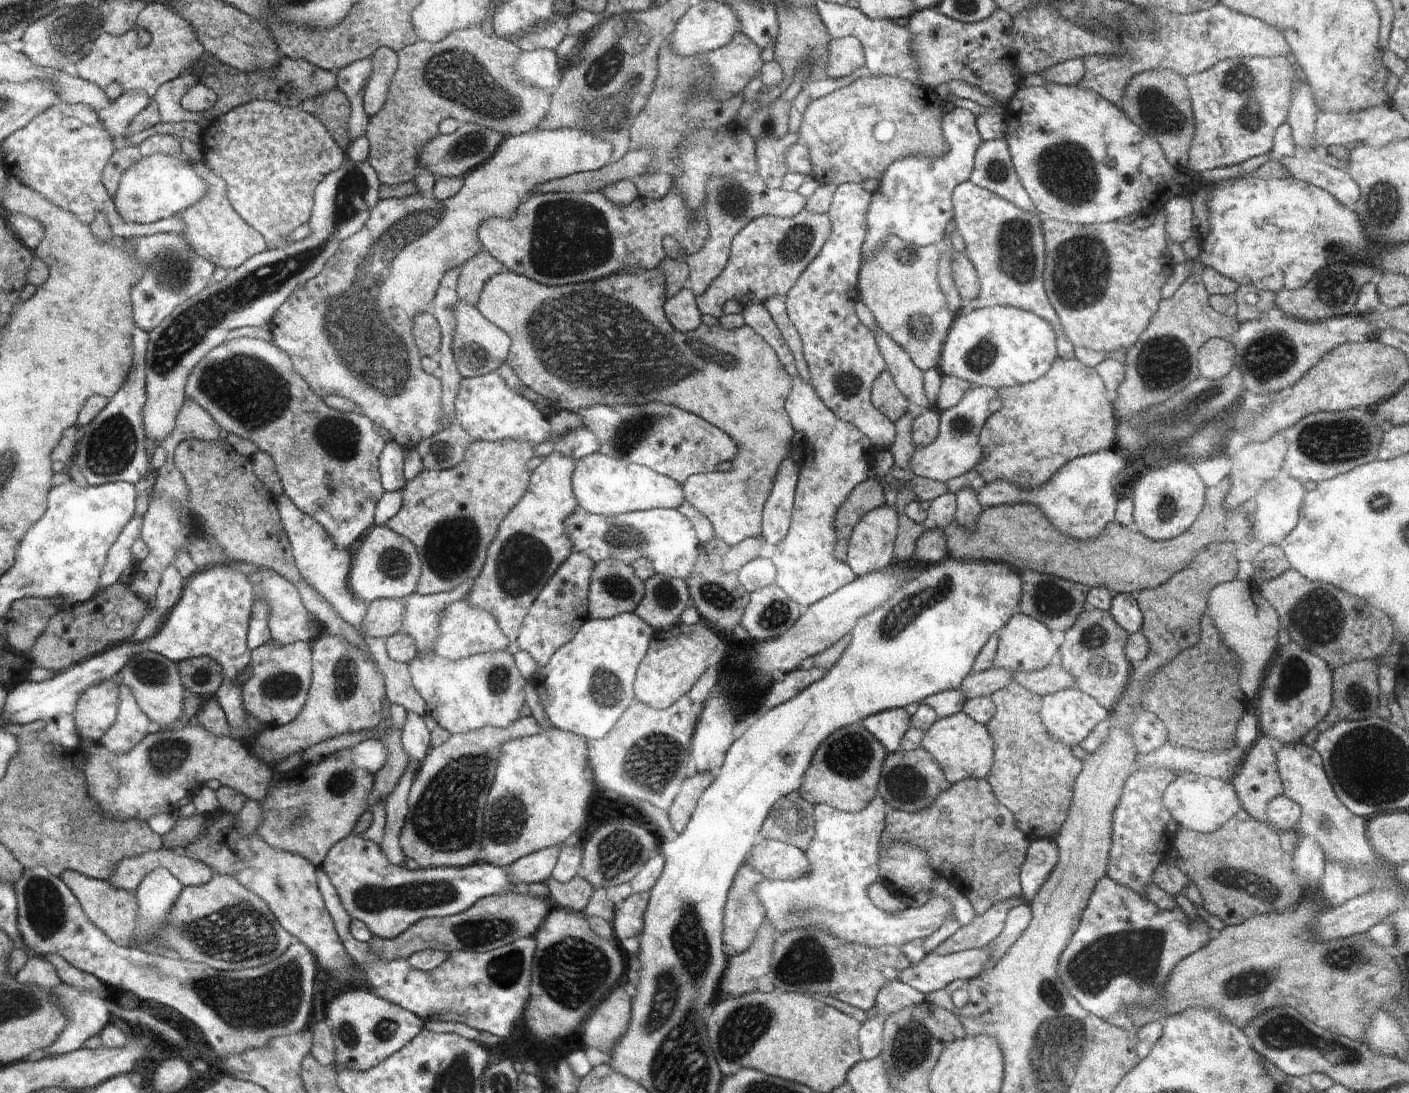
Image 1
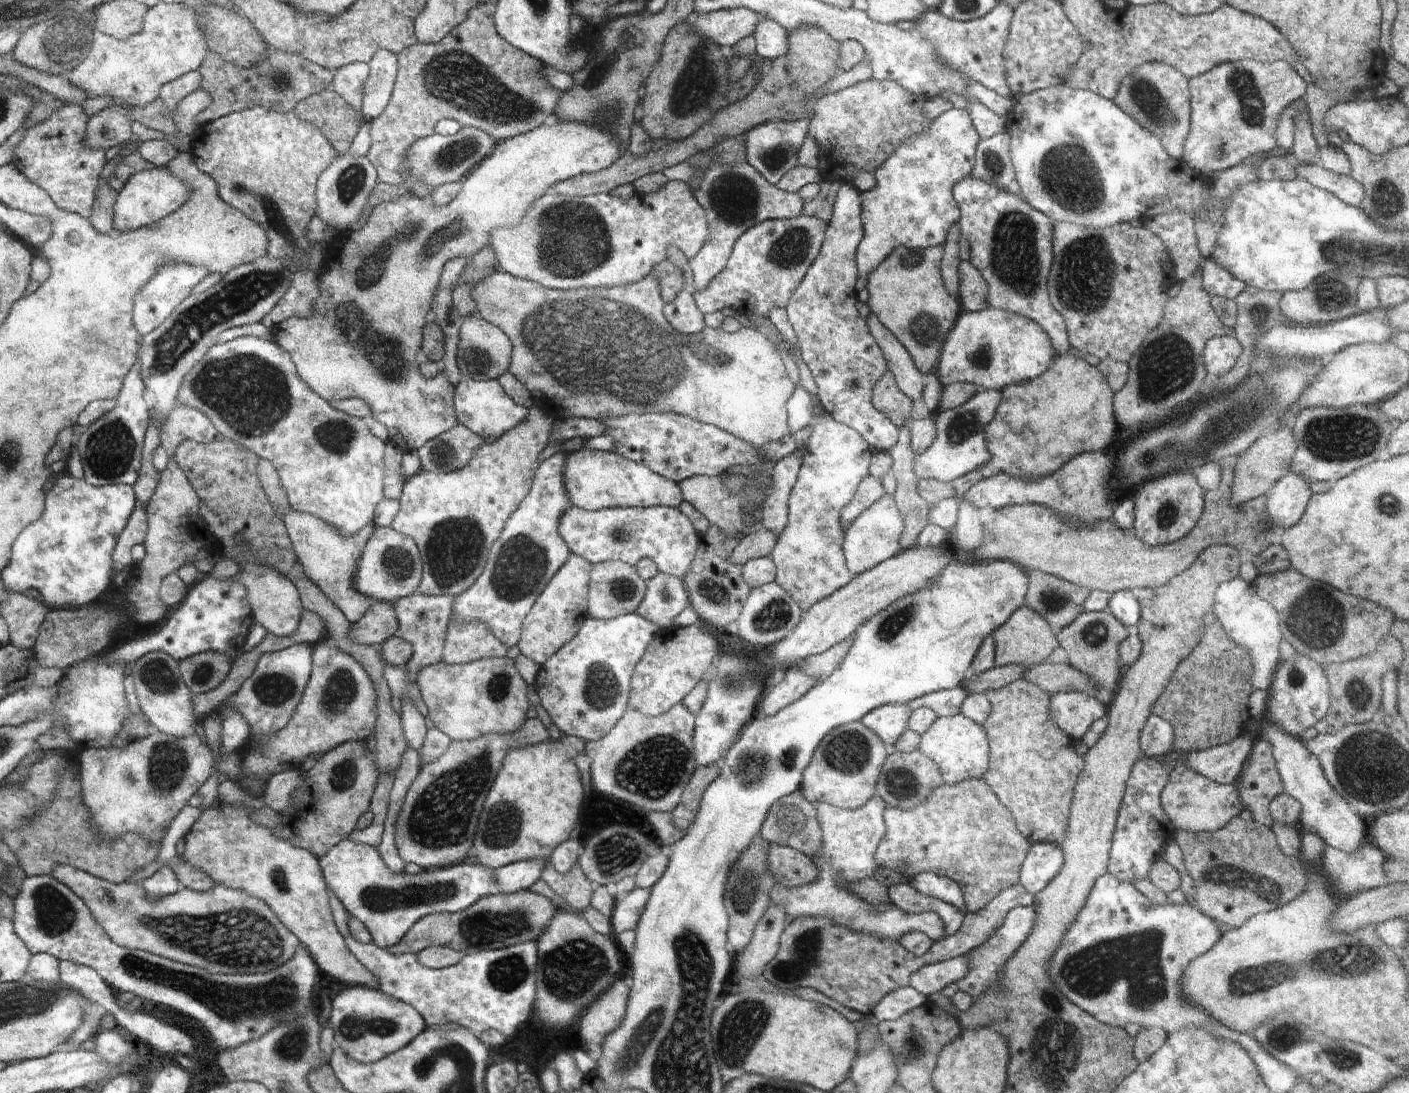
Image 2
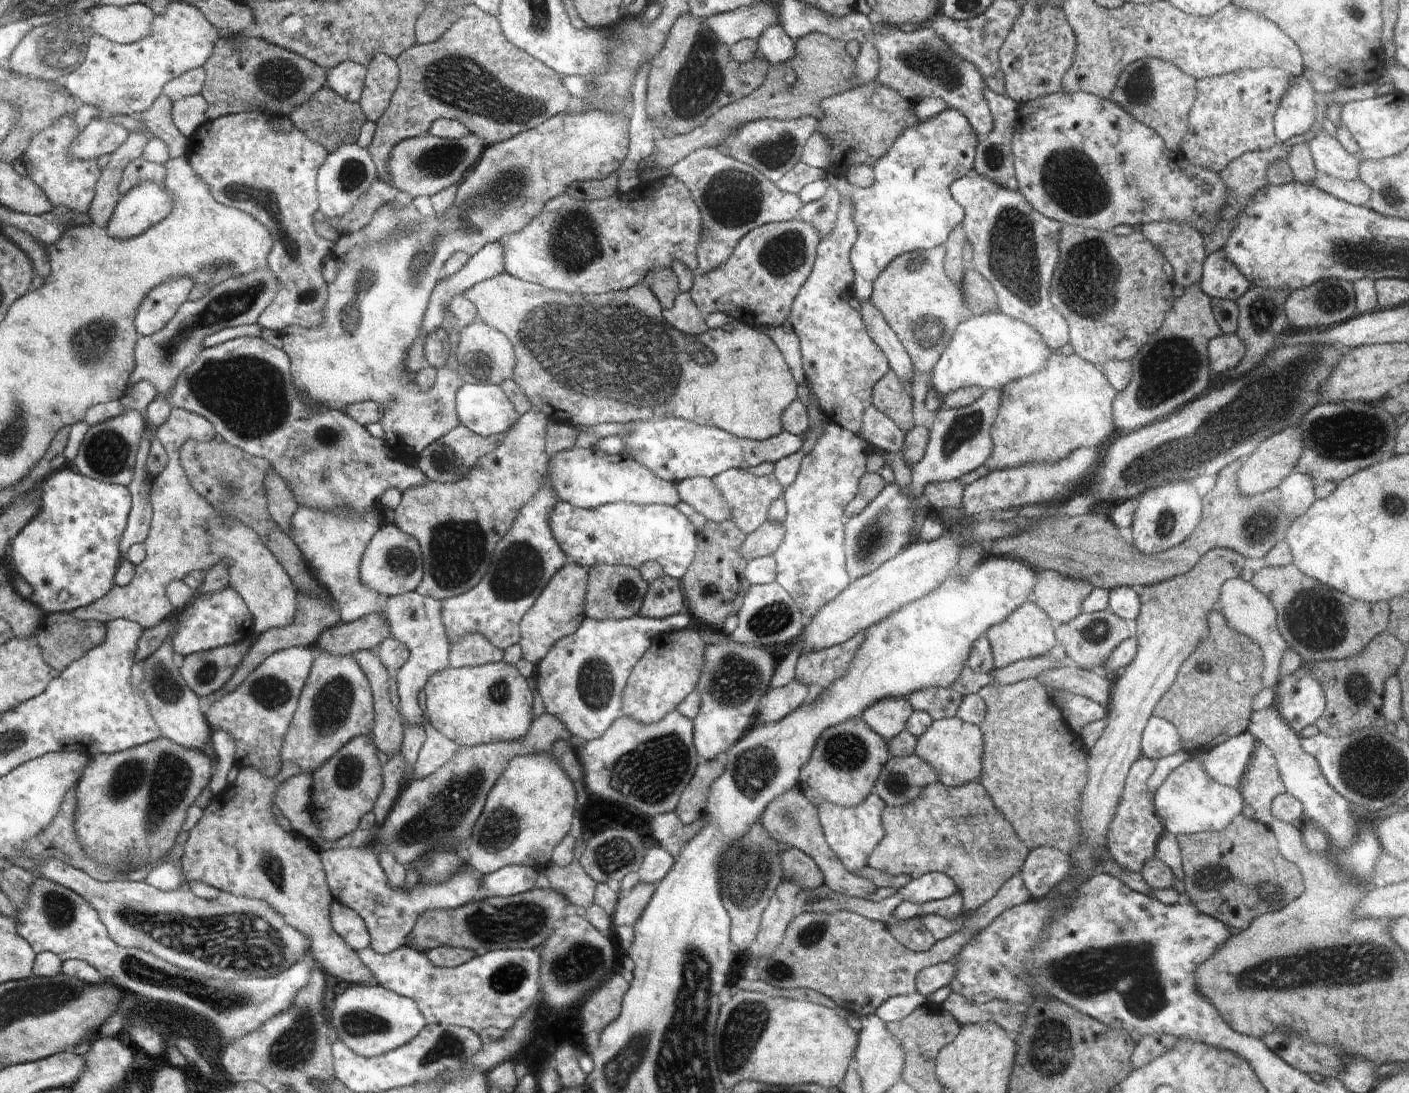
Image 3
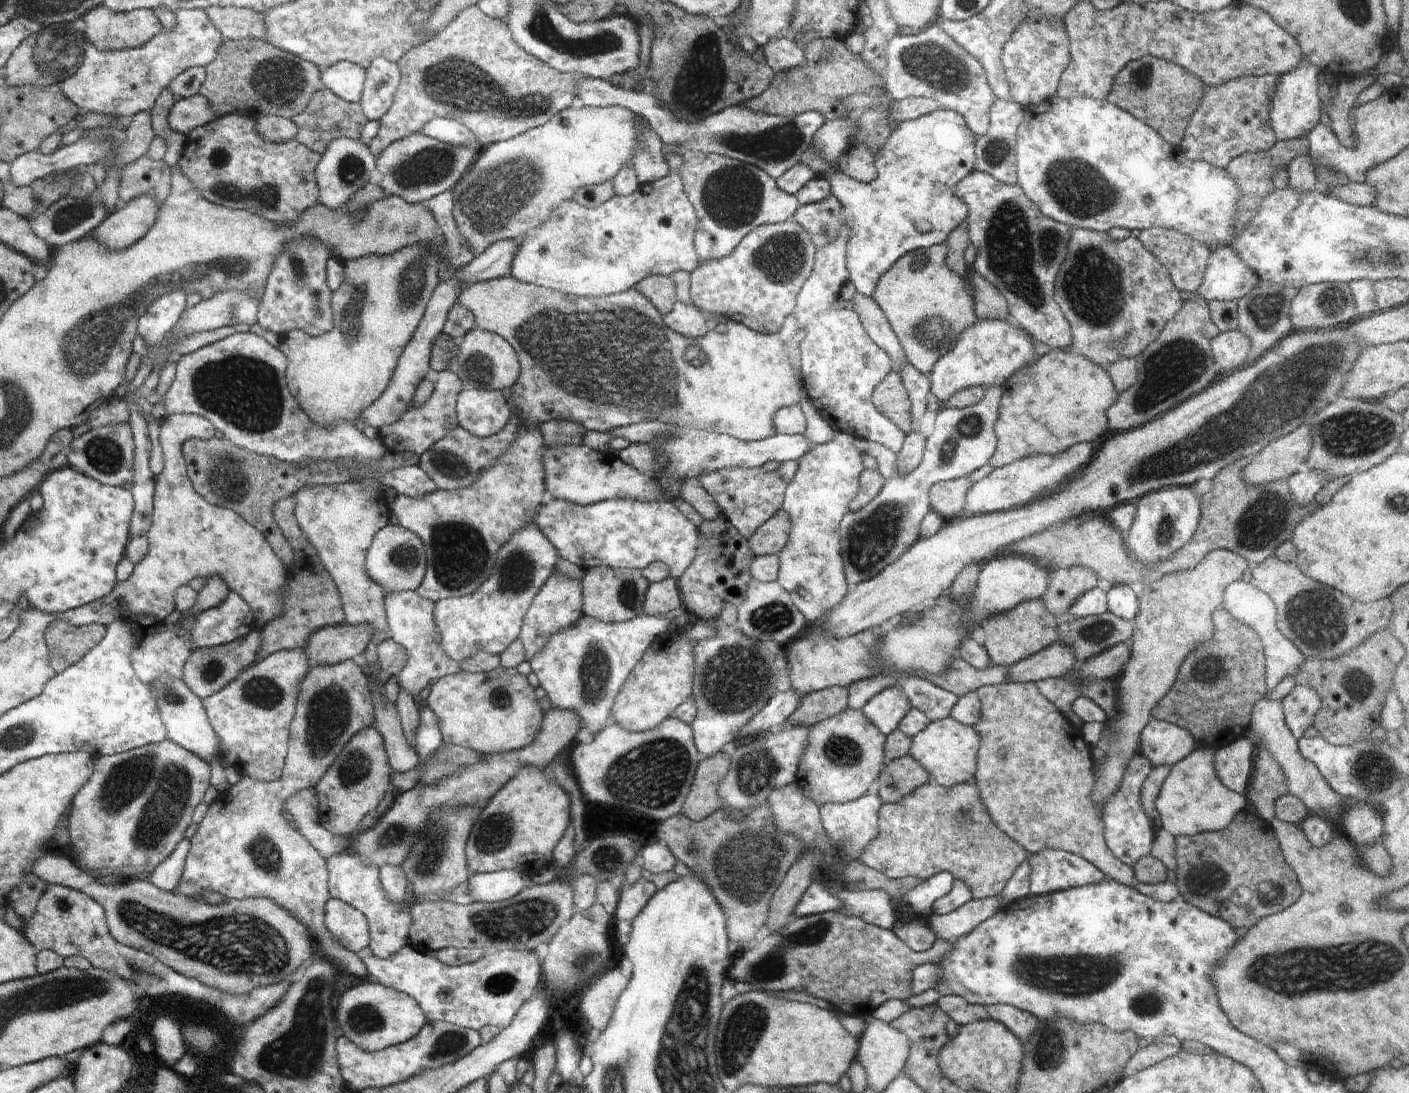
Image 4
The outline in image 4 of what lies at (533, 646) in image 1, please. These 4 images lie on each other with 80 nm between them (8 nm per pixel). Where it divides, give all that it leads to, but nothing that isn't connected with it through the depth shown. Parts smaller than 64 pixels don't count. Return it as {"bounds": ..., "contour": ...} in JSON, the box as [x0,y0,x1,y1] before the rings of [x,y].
{"bounds":[520,574,583,662],"contour":[[[552,574],[542,586],[539,594],[534,598],[532,605],[524,616],[520,640],[524,644],[526,659],[528,662],[540,654],[550,640],[550,636],[558,630],[566,630],[568,626],[574,626],[583,615],[582,580],[572,580],[562,574]]]}

